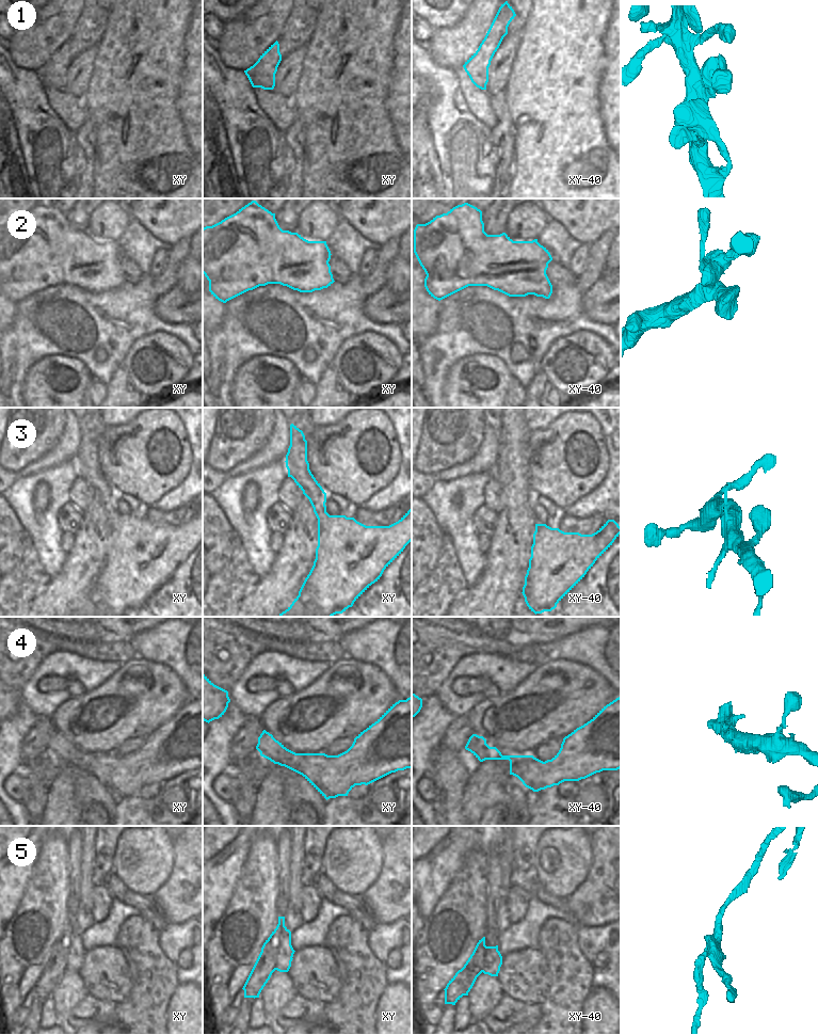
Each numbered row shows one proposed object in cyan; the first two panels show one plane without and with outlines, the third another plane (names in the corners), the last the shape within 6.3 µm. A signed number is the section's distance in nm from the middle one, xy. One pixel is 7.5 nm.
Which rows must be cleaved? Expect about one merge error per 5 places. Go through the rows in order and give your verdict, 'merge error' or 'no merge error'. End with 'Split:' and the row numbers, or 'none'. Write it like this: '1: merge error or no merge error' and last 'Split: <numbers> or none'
1: no merge error
2: no merge error
3: no merge error
4: no merge error
5: merge error
Split: 5

